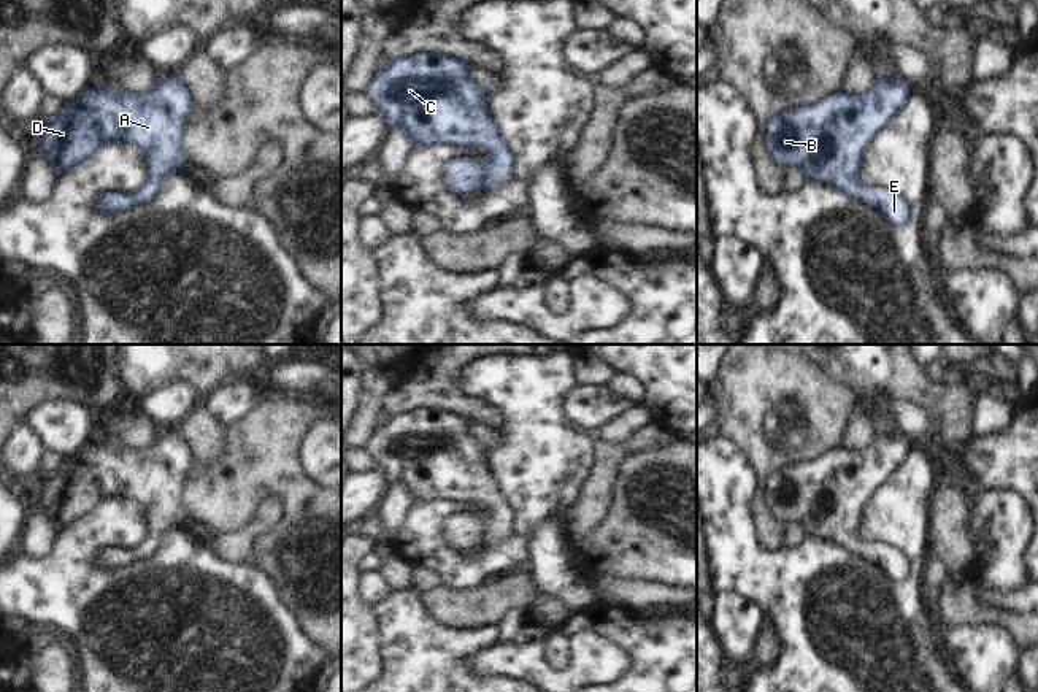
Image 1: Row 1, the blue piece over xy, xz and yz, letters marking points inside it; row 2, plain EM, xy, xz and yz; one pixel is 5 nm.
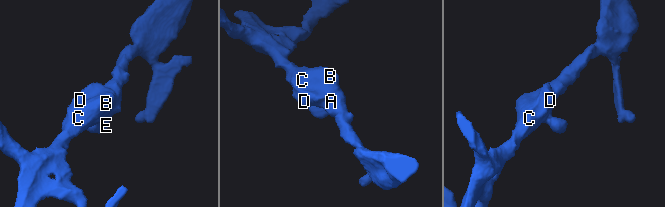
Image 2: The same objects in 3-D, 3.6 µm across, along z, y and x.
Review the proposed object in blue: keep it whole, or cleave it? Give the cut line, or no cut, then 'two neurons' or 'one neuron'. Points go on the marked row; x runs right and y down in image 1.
no cut; one neuron

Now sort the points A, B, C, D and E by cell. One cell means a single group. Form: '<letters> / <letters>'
A B C D E

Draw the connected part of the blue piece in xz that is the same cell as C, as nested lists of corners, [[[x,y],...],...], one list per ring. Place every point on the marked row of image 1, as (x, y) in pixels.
[[[417,52],[405,59],[383,62],[365,92],[383,114],[387,130],[403,129],[413,146],[452,144],[479,148],[492,154],[487,165],[475,159],[456,159],[444,163],[443,176],[456,194],[471,194],[502,184],[514,157],[492,121],[487,95],[468,71],[470,63],[452,56]]]

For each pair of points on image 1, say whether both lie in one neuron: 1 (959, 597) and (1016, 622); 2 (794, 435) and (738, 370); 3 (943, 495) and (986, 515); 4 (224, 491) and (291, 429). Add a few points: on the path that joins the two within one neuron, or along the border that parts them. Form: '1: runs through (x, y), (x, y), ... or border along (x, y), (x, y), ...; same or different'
1: runs through (973, 611), (1002, 616); same
2: runs through (788, 419), (754, 386); same
3: border along (962, 492), (968, 513), (967, 538), (972, 543); different
4: runs through (240, 478), (275, 443); same

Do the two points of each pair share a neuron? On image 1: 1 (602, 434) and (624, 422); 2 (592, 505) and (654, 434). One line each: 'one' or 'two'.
1: one
2: one

